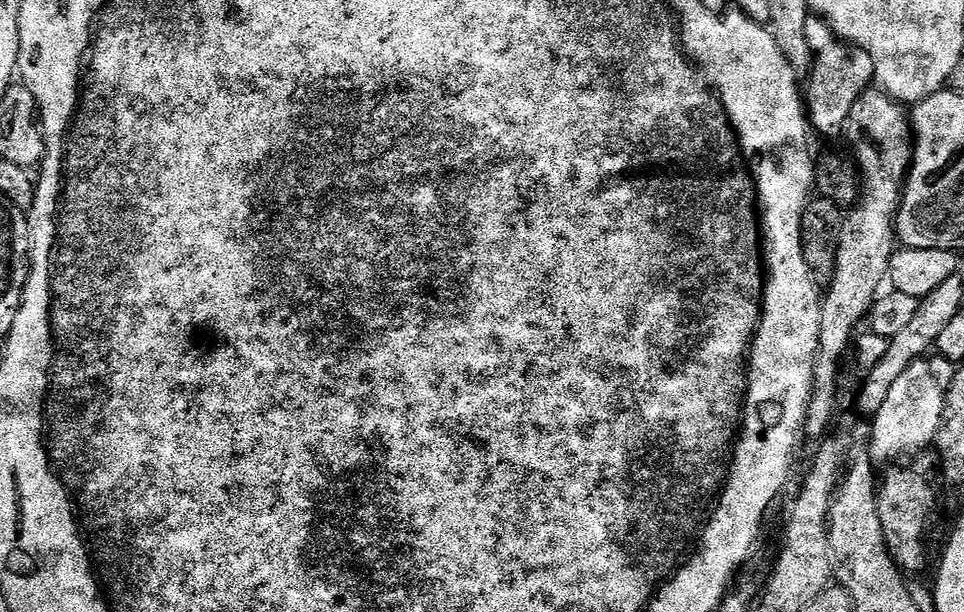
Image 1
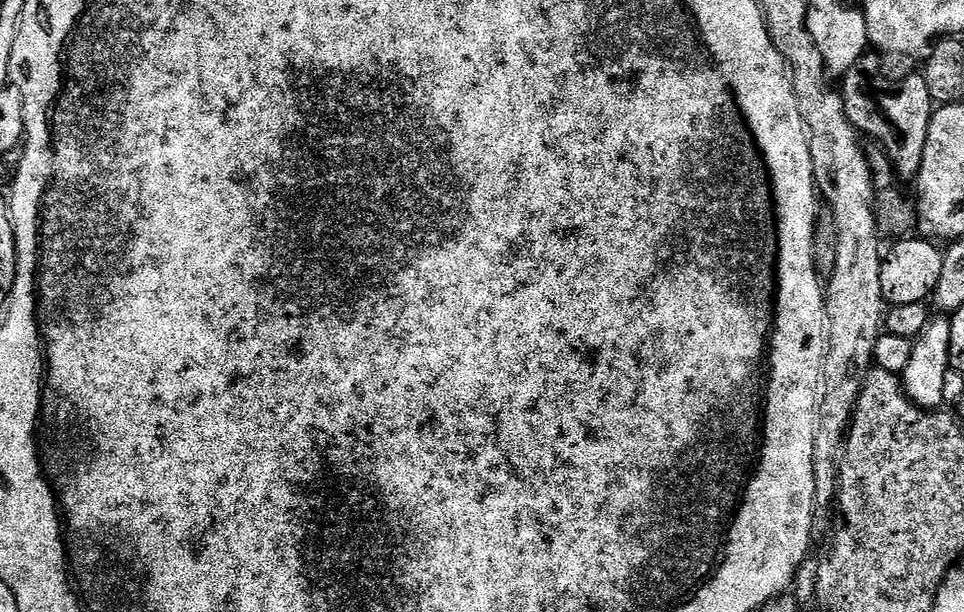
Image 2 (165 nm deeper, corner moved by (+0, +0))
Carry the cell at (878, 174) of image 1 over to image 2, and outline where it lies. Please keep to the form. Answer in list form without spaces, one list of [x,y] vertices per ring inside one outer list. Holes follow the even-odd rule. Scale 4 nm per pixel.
[[[865,54],[842,78],[842,84],[844,84],[842,95],[846,106],[846,118],[850,118],[850,122],[857,132],[865,137],[872,136],[868,138],[882,146],[882,150],[890,158],[890,162],[901,181],[912,182],[920,174],[922,154],[926,150],[926,134],[930,130],[934,111],[930,90],[926,90],[923,75],[904,76],[901,80],[895,80],[894,77],[888,76],[883,62],[879,60],[881,57],[872,55],[876,54]]]

